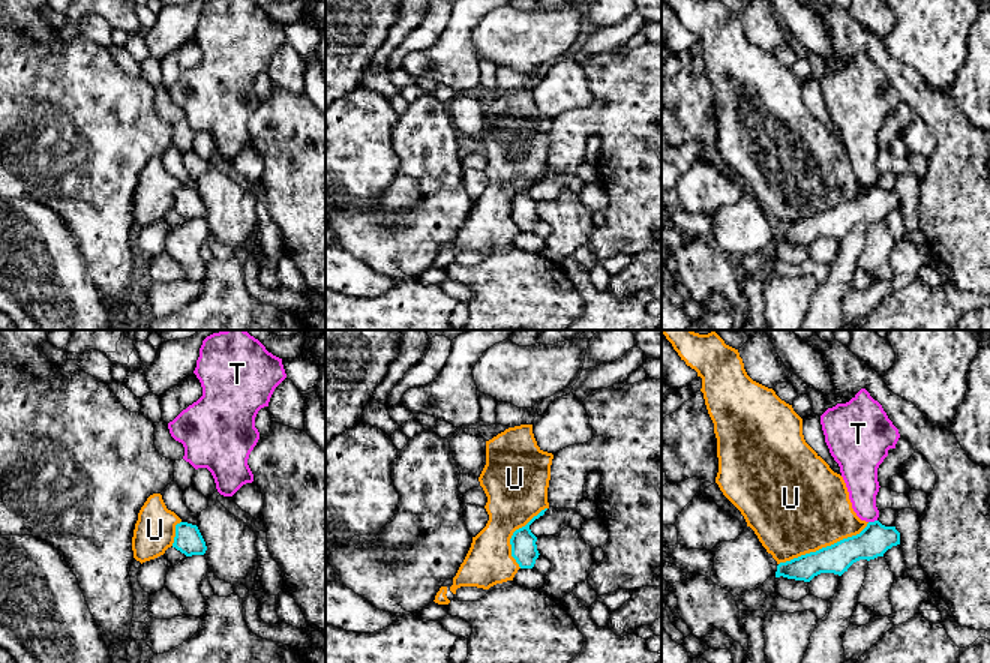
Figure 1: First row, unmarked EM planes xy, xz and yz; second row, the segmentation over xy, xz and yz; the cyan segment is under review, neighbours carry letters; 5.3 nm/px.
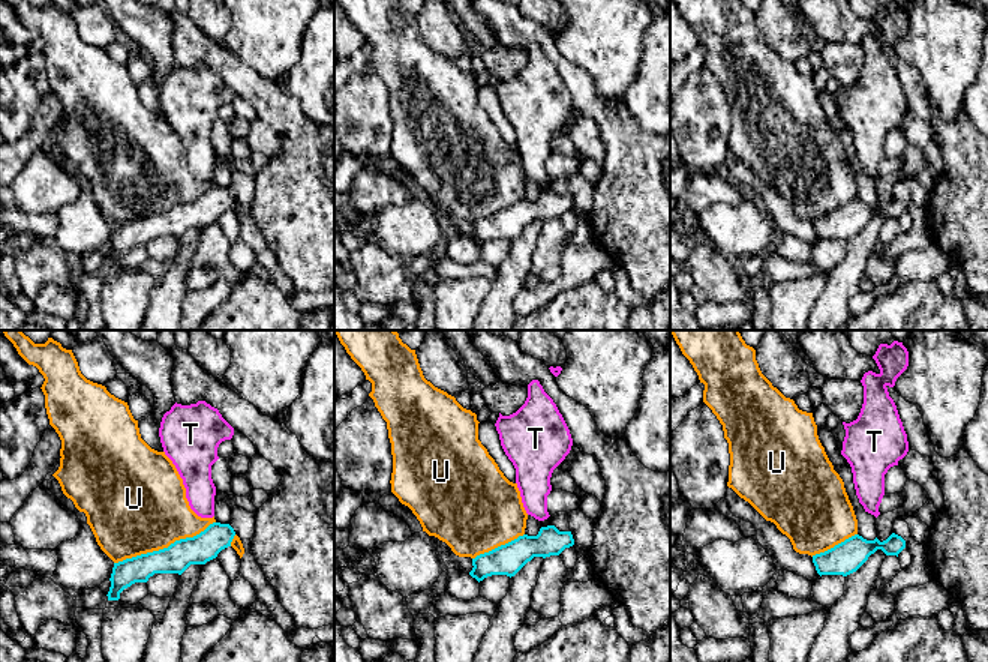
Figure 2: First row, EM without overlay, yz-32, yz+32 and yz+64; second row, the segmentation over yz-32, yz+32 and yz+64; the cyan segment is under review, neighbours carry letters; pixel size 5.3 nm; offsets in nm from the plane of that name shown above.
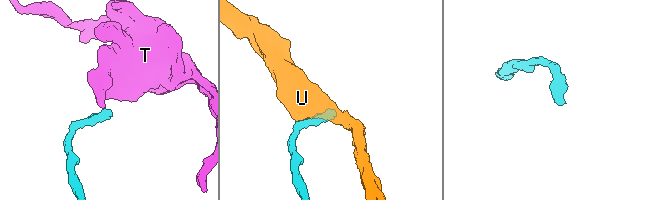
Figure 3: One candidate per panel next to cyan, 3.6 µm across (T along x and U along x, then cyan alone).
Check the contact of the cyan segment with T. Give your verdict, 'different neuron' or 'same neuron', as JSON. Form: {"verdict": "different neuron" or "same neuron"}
{"verdict": "different neuron"}

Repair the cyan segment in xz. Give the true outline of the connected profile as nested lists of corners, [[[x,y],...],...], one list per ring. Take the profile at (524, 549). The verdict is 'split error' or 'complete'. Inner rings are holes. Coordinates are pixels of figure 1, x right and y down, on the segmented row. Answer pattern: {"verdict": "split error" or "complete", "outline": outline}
{"verdict": "complete", "outline": [[[548,508],[534,516],[525,526],[516,530],[510,538],[512,556],[516,560],[520,568],[532,568],[538,558],[537,537],[531,532],[530,525],[544,514]]]}

